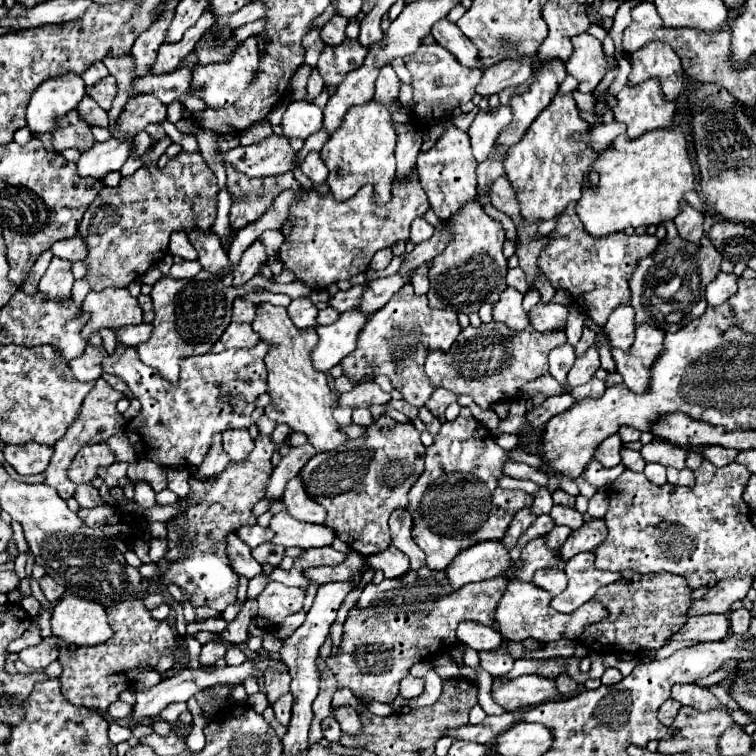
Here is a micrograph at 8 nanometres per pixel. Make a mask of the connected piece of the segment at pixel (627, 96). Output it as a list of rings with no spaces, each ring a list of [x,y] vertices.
[[[656,77],[636,87],[626,85],[616,97],[618,107],[614,107],[614,119],[626,123],[626,139],[638,139],[644,131],[672,127],[676,105],[664,101]]]

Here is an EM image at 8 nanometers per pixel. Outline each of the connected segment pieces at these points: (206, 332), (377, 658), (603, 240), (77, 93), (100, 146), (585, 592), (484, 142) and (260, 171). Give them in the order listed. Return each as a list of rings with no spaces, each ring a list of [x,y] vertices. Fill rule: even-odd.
[[[200,271],[200,275],[192,279],[172,279],[172,277],[162,277],[160,281],[154,283],[152,287],[152,301],[154,301],[154,311],[156,317],[152,321],[154,333],[146,343],[138,345],[138,355],[140,361],[158,369],[160,375],[172,383],[176,383],[178,373],[180,373],[180,359],[188,355],[198,355],[198,353],[208,353],[210,347],[220,339],[224,333],[224,327],[230,325],[230,311],[220,311],[220,307],[232,307],[230,297],[236,297],[234,291],[238,293],[248,293],[250,289],[262,287],[260,275],[256,275],[252,281],[248,281],[244,287],[226,287],[218,275],[208,275],[206,271]]]
[[[422,567],[420,571],[410,571],[400,579],[384,579],[378,585],[366,585],[366,589],[362,591],[362,595],[358,599],[358,605],[348,613],[338,655],[328,657],[326,661],[318,659],[318,669],[322,671],[324,667],[328,667],[338,681],[338,689],[348,687],[360,699],[366,699],[366,701],[376,699],[380,703],[390,703],[398,695],[400,679],[404,679],[408,675],[408,669],[414,663],[426,659],[428,653],[440,651],[442,643],[444,643],[444,653],[448,653],[450,647],[454,647],[458,643],[456,627],[460,621],[472,619],[472,621],[490,625],[494,619],[496,605],[498,605],[500,597],[504,595],[502,591],[506,591],[506,585],[508,585],[508,581],[498,575],[498,577],[486,579],[486,581],[468,583],[462,589],[454,591],[450,587],[446,575],[444,575],[444,579],[424,579],[422,575],[426,575],[426,573],[430,573],[430,569]],[[382,655],[390,655],[390,661],[386,665],[382,663]]]
[[[570,203],[558,217],[556,229],[550,233],[546,247],[538,257],[538,267],[544,271],[554,289],[564,289],[572,295],[572,301],[594,321],[598,327],[604,327],[608,315],[618,305],[628,305],[630,287],[628,279],[632,277],[640,259],[648,257],[658,245],[660,239],[654,235],[626,235],[612,233],[606,237],[592,237],[584,231],[576,211],[576,203]]]
[[[74,71],[54,79],[46,79],[36,87],[36,91],[30,97],[26,109],[28,129],[32,133],[52,131],[56,119],[76,109],[76,105],[84,95],[86,95],[86,85],[82,77]]]
[[[110,137],[104,143],[94,143],[94,147],[82,153],[78,161],[78,175],[104,179],[106,173],[120,171],[128,155],[130,155],[130,145],[124,139]]]
[[[580,553],[564,565],[564,571],[570,581],[568,581],[566,591],[552,599],[552,607],[558,613],[572,613],[574,609],[590,601],[602,585],[620,581],[622,573],[598,571],[594,567],[594,559],[596,557],[592,553]]]
[[[498,107],[498,109],[490,109],[490,111],[480,111],[474,119],[474,123],[468,129],[468,137],[470,137],[470,145],[472,145],[472,153],[474,159],[478,163],[482,163],[490,149],[496,143],[496,137],[500,135],[500,131],[512,121],[512,109],[510,107]]]
[[[270,135],[258,145],[236,147],[224,153],[224,163],[232,163],[238,171],[248,177],[266,177],[280,175],[294,169],[296,151],[290,145],[290,139],[280,135]]]

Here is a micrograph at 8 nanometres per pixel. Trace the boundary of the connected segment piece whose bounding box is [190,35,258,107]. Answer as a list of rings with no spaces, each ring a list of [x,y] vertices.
[[[254,35],[246,39],[244,43],[240,43],[236,51],[228,55],[228,61],[212,63],[212,65],[198,65],[196,69],[192,69],[192,79],[190,79],[192,95],[200,97],[208,107],[230,107],[232,103],[236,103],[236,99],[240,99],[244,87],[248,87],[248,83],[252,81],[256,67],[258,67],[258,43]]]

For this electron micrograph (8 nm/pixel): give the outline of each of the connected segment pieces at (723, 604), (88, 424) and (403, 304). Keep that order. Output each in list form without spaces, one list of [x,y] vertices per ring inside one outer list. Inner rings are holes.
[[[750,579],[718,581],[714,587],[708,589],[708,593],[702,599],[696,599],[690,603],[686,615],[696,617],[696,615],[708,615],[708,613],[728,613],[730,605],[734,601],[744,599],[750,587],[752,587]]]
[[[98,379],[96,385],[94,385],[94,389],[90,391],[90,395],[86,395],[86,399],[84,399],[84,403],[82,403],[82,407],[80,407],[80,413],[78,413],[78,417],[74,419],[72,427],[68,427],[66,435],[56,441],[56,445],[54,445],[54,457],[52,457],[52,463],[50,463],[48,469],[46,469],[46,481],[44,481],[44,483],[50,485],[50,487],[54,487],[62,499],[70,499],[70,497],[74,495],[74,491],[76,491],[76,485],[74,485],[74,483],[68,479],[68,475],[66,475],[66,473],[68,473],[68,463],[72,463],[74,455],[76,455],[84,445],[104,443],[104,441],[110,439],[112,435],[116,435],[116,433],[120,431],[120,427],[126,423],[124,417],[122,417],[122,415],[118,413],[118,409],[116,409],[116,403],[118,403],[120,397],[122,397],[122,393],[114,391],[104,379]]]
[[[406,283],[382,309],[378,309],[362,327],[358,335],[356,349],[340,361],[344,369],[344,377],[358,383],[364,377],[386,375],[396,391],[402,393],[402,399],[408,405],[422,407],[428,401],[428,395],[434,393],[432,383],[424,373],[424,359],[428,351],[442,349],[444,353],[452,347],[456,337],[460,335],[460,325],[456,311],[448,309],[432,309],[428,307],[426,295],[416,295],[414,287]]]

